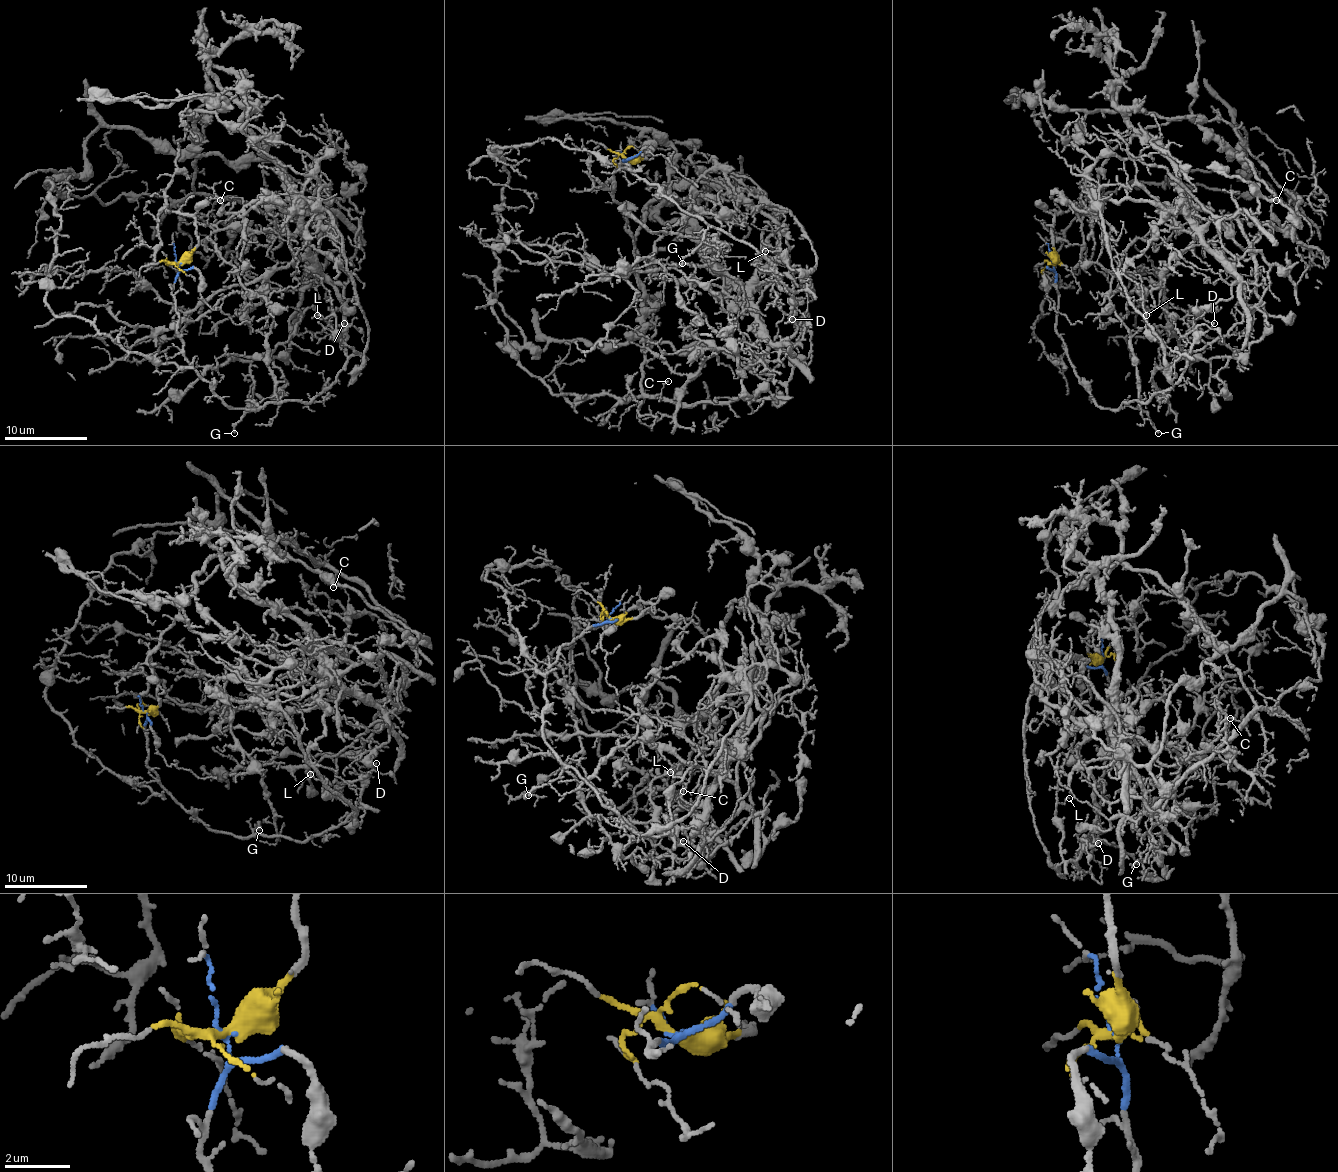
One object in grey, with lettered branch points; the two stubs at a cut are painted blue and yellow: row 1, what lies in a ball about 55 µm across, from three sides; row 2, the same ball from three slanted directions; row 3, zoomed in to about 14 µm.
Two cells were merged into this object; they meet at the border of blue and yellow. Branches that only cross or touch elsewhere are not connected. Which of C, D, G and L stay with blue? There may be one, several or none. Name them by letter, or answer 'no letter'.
D, G, L

